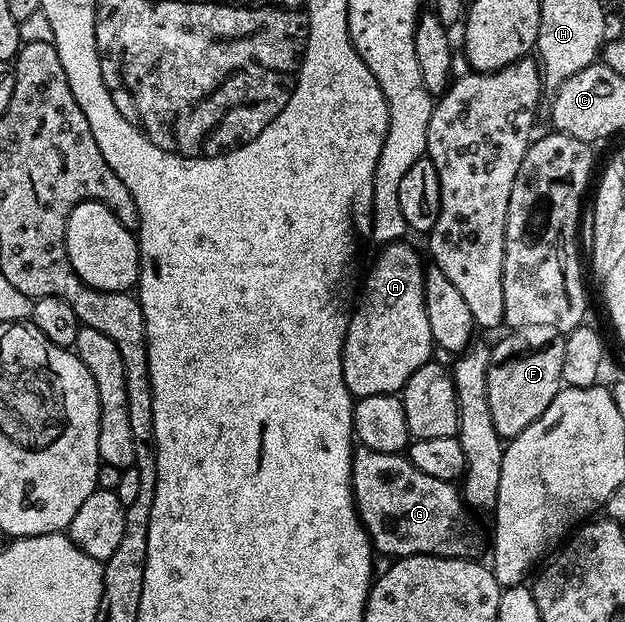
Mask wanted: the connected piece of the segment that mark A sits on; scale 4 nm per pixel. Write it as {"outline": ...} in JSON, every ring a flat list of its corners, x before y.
{"outline":[[399,240,380,250,377,262,365,277,365,294,360,294,349,319,341,362,343,379,354,398,400,394,407,379,435,353,425,306,426,266,421,265,420,255,405,244]]}

